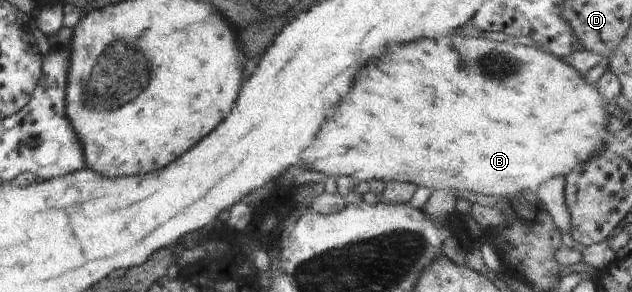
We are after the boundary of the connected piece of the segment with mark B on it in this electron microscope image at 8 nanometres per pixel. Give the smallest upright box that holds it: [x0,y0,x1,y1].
[300,32,614,198]

